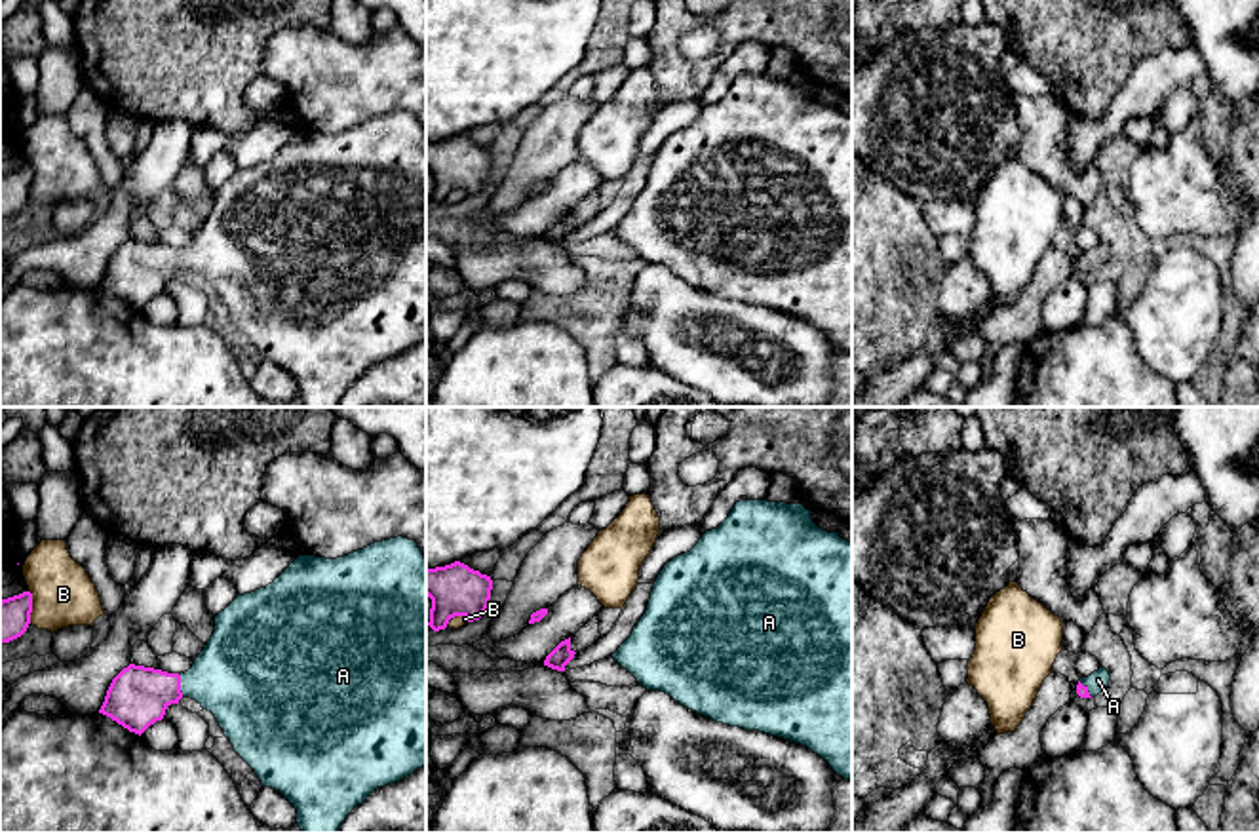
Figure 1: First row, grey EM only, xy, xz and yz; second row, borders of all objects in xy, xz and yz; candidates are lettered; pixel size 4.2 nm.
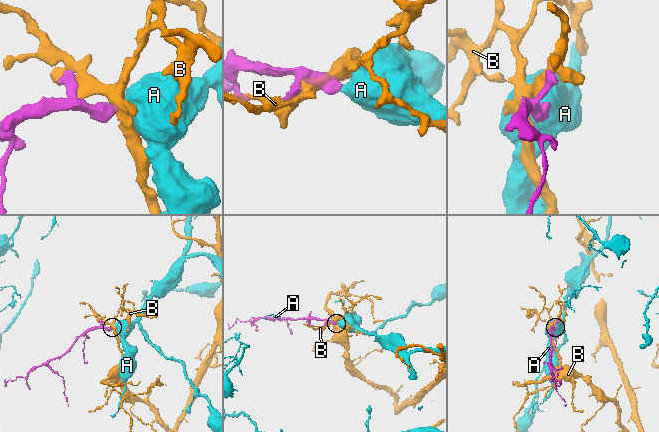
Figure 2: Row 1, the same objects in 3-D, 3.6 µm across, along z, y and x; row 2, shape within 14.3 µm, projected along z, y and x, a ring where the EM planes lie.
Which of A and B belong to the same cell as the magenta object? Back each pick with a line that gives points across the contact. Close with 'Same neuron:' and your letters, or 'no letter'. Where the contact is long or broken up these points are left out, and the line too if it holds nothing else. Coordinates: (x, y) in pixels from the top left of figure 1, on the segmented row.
A: way xy (137, 697), (179, 685), (236, 676)
Same neuron: A

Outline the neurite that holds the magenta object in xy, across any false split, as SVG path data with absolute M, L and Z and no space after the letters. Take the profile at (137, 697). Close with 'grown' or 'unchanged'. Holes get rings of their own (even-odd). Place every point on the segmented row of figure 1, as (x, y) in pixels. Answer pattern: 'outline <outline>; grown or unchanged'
outline M397 536L337 559L299 555L272 584L238 595L215 616L215 631L188 671L167 673L129 664L112 679L99 713L141 736L150 725L162 721L165 709L179 704L183 696L211 711L234 751L255 770L262 785L280 791L297 808L302 833L339 833L346 816L377 787L396 784L426 766L426 557L418 544Z; grown

